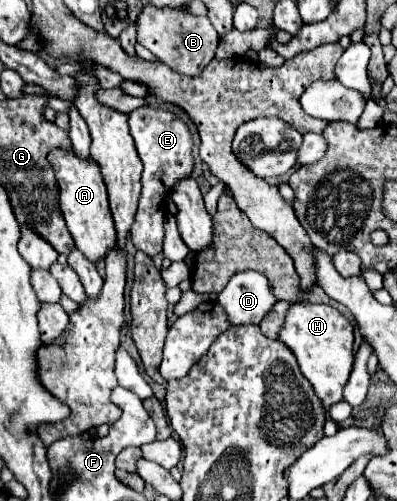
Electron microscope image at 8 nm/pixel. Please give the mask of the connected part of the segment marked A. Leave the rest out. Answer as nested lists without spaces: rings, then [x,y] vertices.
[[[51,150],[49,162],[57,176],[59,194],[61,194],[59,198],[61,212],[75,240],[75,248],[81,250],[93,264],[105,260],[107,252],[117,248],[117,232],[115,232],[113,216],[109,212],[105,184],[103,178],[99,176],[99,166],[93,160],[79,160],[75,152],[63,152],[63,150]]]

